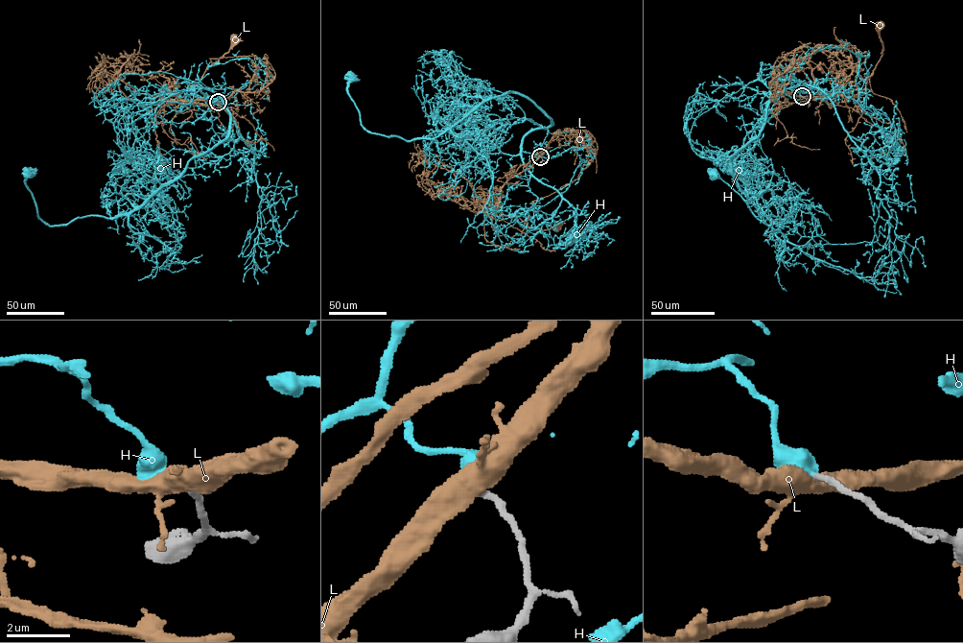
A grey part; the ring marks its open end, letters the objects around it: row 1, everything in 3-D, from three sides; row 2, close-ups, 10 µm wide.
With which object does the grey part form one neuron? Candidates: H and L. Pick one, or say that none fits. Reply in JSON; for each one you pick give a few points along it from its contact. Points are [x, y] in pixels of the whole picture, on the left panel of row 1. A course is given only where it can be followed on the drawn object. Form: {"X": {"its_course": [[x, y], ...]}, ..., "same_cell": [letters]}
{"H": {"its_course": [[218, 102], [199, 87], [220, 97], [229, 132], [128, 212], [48, 226], [26, 185], [31, 173]]}, "same_cell": ["H"]}

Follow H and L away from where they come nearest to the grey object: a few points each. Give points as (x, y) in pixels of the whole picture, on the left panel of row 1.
H: (218, 102), (199, 87), (220, 97), (229, 132), (128, 212), (48, 226), (26, 185), (31, 173)
L: (218, 102), (174, 101), (198, 84), (206, 69), (227, 53), (235, 37)

